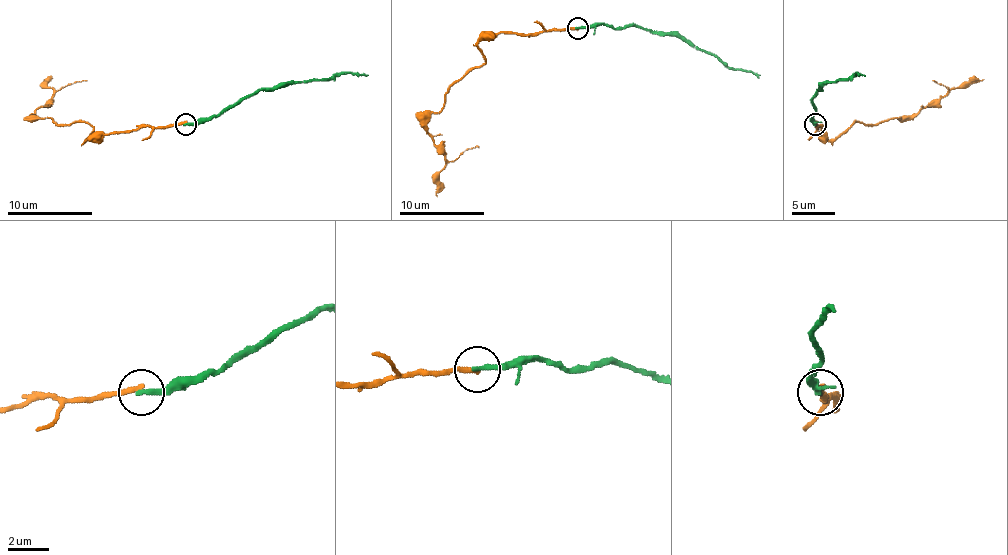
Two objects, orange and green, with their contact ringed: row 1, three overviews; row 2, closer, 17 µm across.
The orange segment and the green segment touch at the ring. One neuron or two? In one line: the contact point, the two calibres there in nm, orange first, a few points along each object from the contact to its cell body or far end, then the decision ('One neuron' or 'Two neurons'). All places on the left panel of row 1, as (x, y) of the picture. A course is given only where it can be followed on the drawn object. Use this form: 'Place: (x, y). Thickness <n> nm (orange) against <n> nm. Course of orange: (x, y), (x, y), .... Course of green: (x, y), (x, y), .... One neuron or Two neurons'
Place: (185, 124). Thickness 240 nm (orange) against 260 nm. Course of orange: (185, 122), (95, 133), (85, 139), (93, 129), (87, 122), (57, 124), (36, 116), (53, 97), (44, 80). Course of green: (185, 124), (219, 116), (259, 90), (325, 80), (338, 73), (368, 75). Two neurons

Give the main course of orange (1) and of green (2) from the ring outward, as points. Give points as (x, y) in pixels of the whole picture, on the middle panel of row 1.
1: (577, 28), (487, 34), (477, 45), (485, 62), (430, 115), (445, 155), (436, 196)
2: (577, 28), (639, 25), (651, 32), (664, 32), (717, 55), (730, 68), (760, 74)

